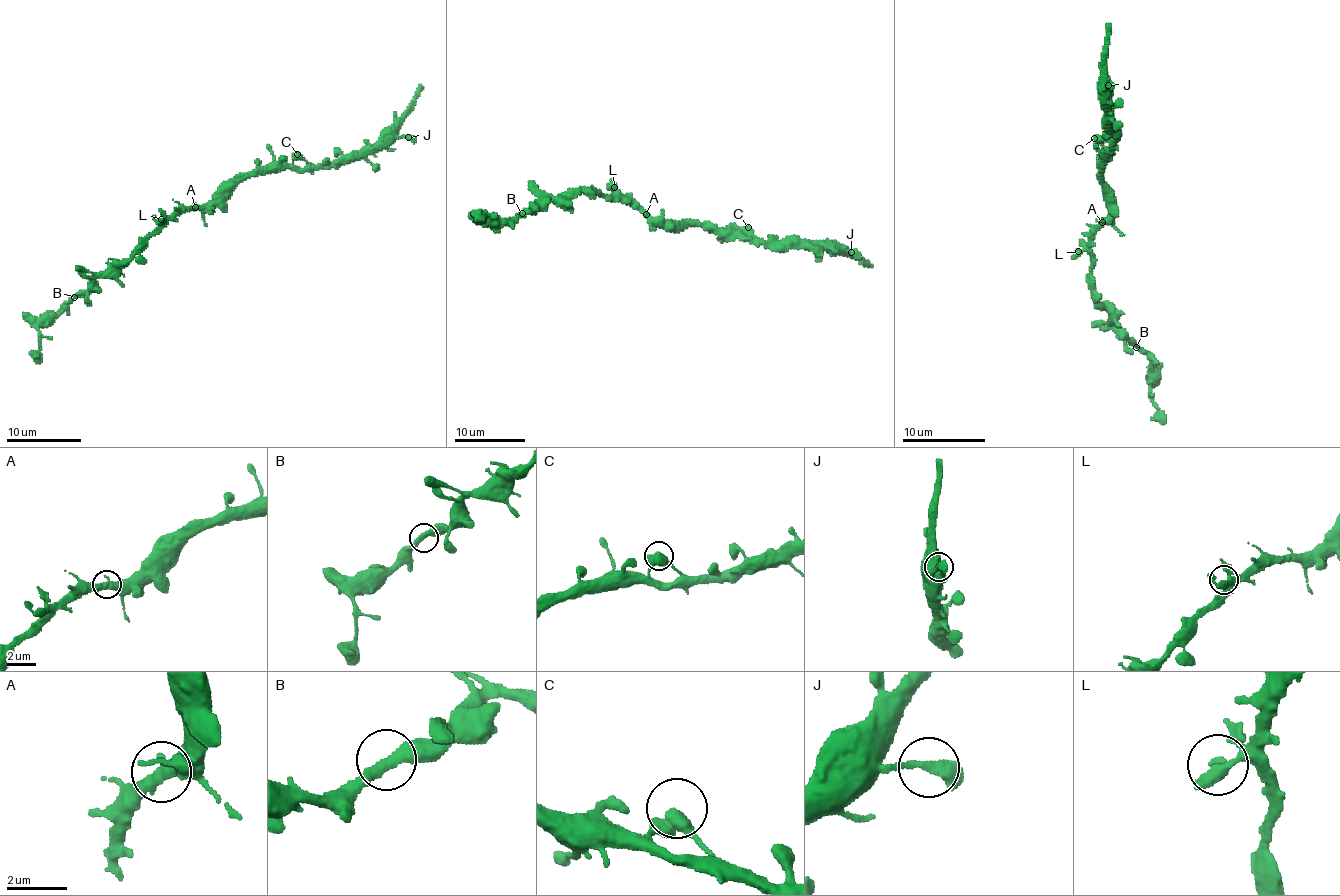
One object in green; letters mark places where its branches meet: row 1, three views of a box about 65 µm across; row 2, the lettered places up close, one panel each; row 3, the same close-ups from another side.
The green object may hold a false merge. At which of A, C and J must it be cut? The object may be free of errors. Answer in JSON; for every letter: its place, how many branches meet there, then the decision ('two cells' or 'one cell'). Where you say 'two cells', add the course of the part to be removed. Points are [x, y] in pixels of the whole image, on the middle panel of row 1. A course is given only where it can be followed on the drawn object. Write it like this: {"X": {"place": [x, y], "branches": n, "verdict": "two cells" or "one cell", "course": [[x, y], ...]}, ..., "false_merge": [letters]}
{"A": {"place": [646, 214], "branches": 2, "verdict": "one cell"}, "C": {"place": [748, 227], "branches": 2, "verdict": "one cell"}, "J": {"place": [851, 252], "branches": 2, "verdict": "one cell"}, "false_merge": []}

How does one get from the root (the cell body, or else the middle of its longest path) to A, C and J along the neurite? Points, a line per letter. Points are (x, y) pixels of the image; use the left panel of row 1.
A: (207, 203), (195, 207)
C: (207, 203), (218, 202), (240, 181), (251, 176), (289, 167), (297, 154)
J: (207, 203), (218, 202), (251, 176), (354, 161), (387, 148), (396, 138), (408, 137)

